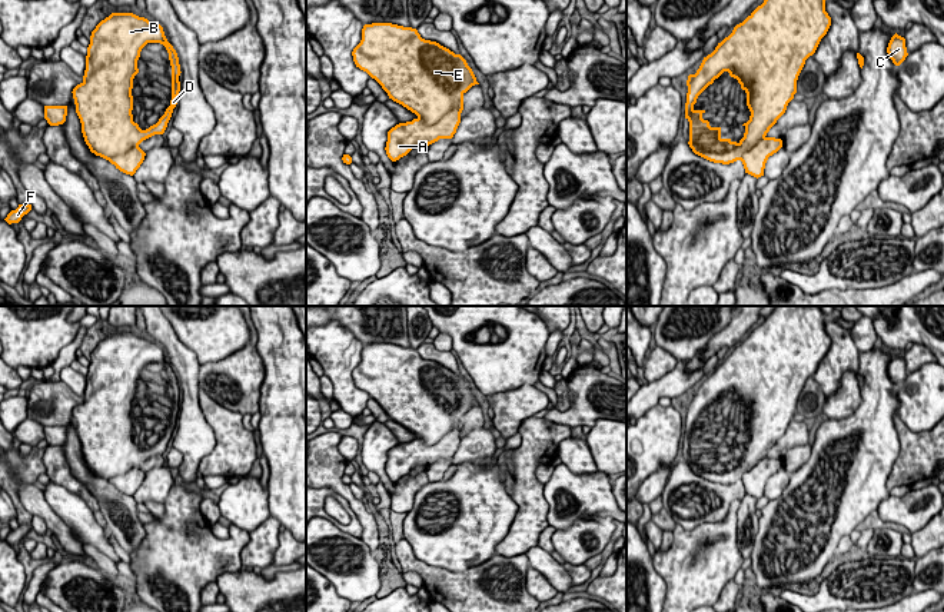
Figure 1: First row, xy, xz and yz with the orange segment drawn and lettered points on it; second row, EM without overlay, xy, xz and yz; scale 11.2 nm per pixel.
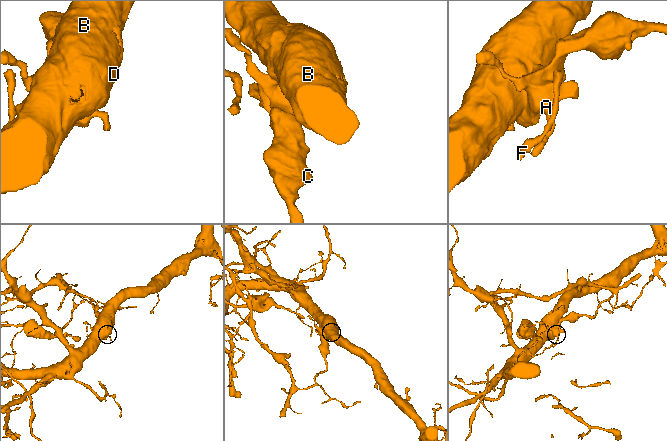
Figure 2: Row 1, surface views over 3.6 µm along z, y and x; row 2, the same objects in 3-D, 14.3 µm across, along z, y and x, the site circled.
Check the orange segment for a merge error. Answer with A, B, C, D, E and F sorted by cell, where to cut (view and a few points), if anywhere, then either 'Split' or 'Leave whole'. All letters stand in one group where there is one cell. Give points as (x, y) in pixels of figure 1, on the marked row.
Groups: A C / B D E F. Split along xz (462, 100), (434, 123), (425, 123), (418, 119). Split

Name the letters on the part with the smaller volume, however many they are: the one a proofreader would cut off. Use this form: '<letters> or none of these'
A, C

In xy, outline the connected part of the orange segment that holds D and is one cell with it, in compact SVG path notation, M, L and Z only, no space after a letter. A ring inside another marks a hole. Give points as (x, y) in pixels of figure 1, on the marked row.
M112 13L92 31L83 82L73 89L76 113L90 152L106 160L163 134L177 104L180 64L163 27L133 13ZM147 43L160 43L172 66L172 100L159 122L142 130L133 122L133 79Z

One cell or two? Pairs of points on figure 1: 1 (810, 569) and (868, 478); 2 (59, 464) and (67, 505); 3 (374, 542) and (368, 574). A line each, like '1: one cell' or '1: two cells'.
1: one cell
2: two cells
3: two cells

